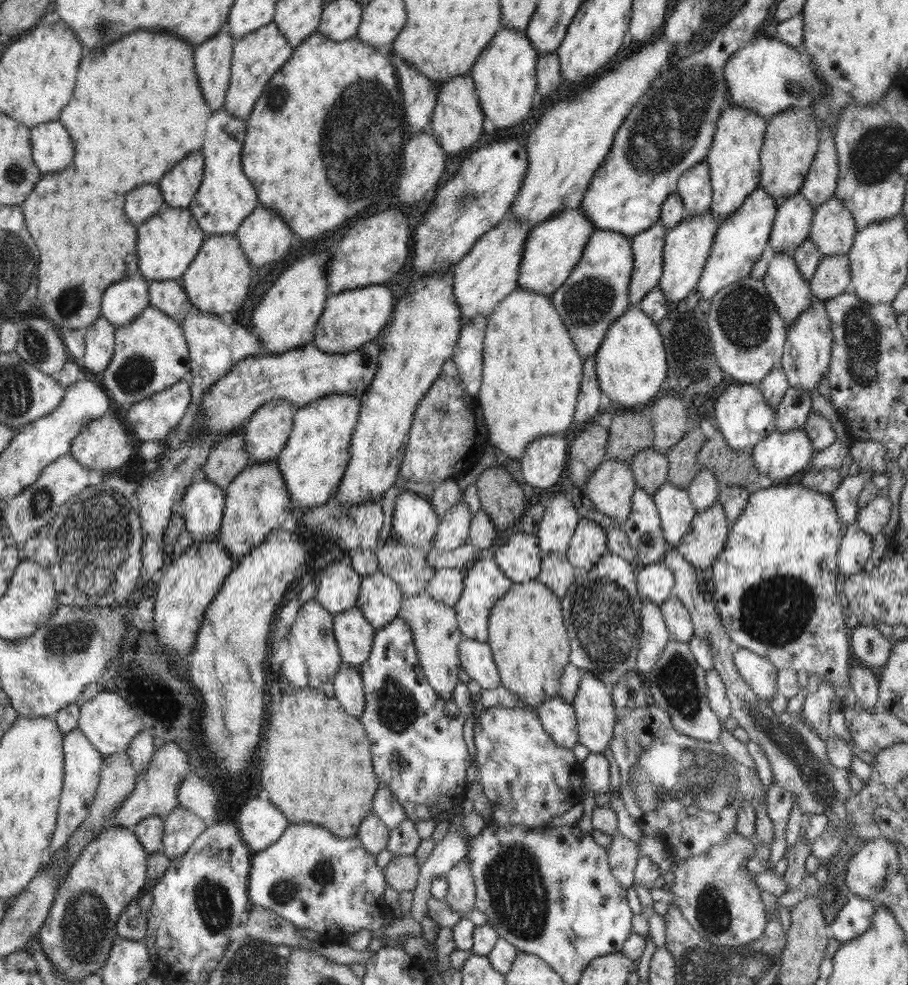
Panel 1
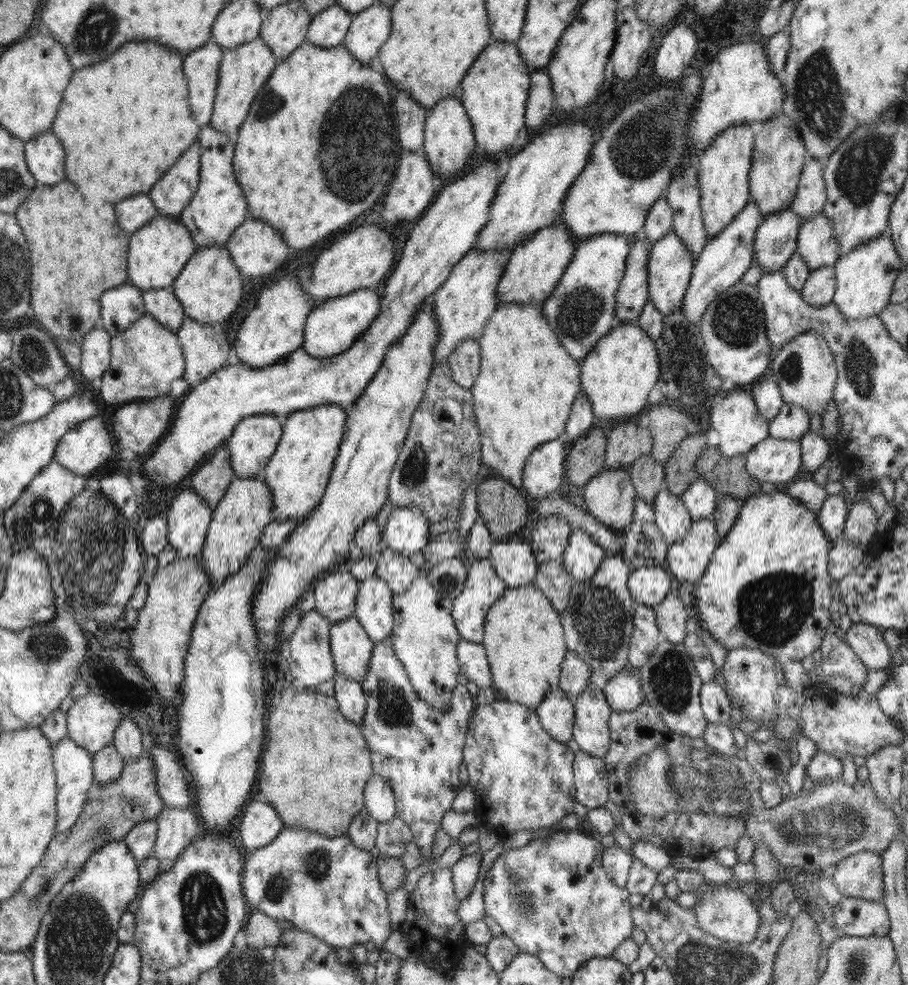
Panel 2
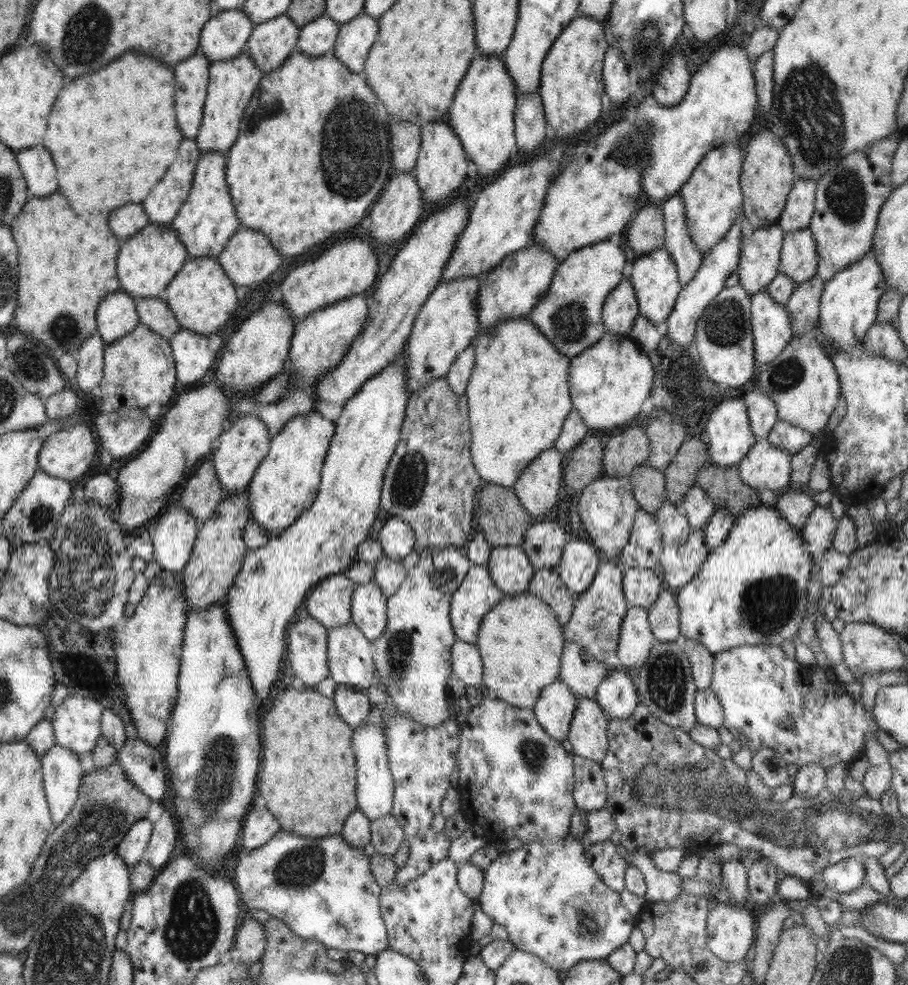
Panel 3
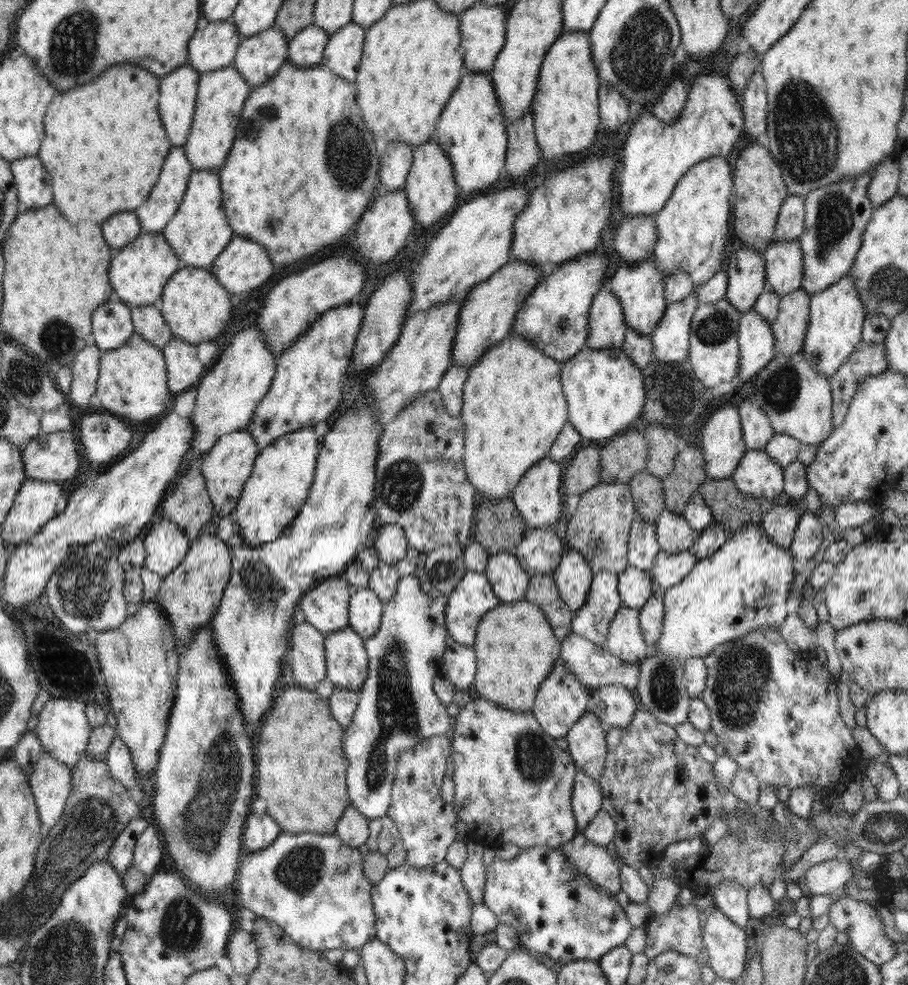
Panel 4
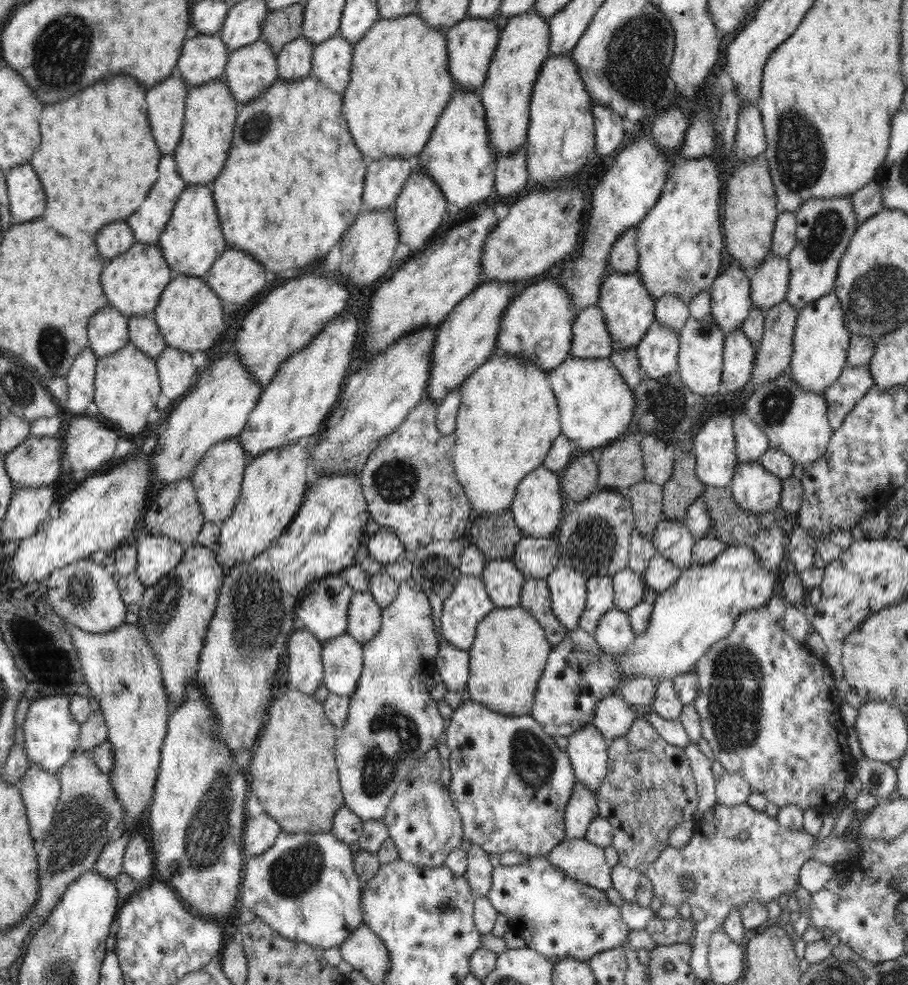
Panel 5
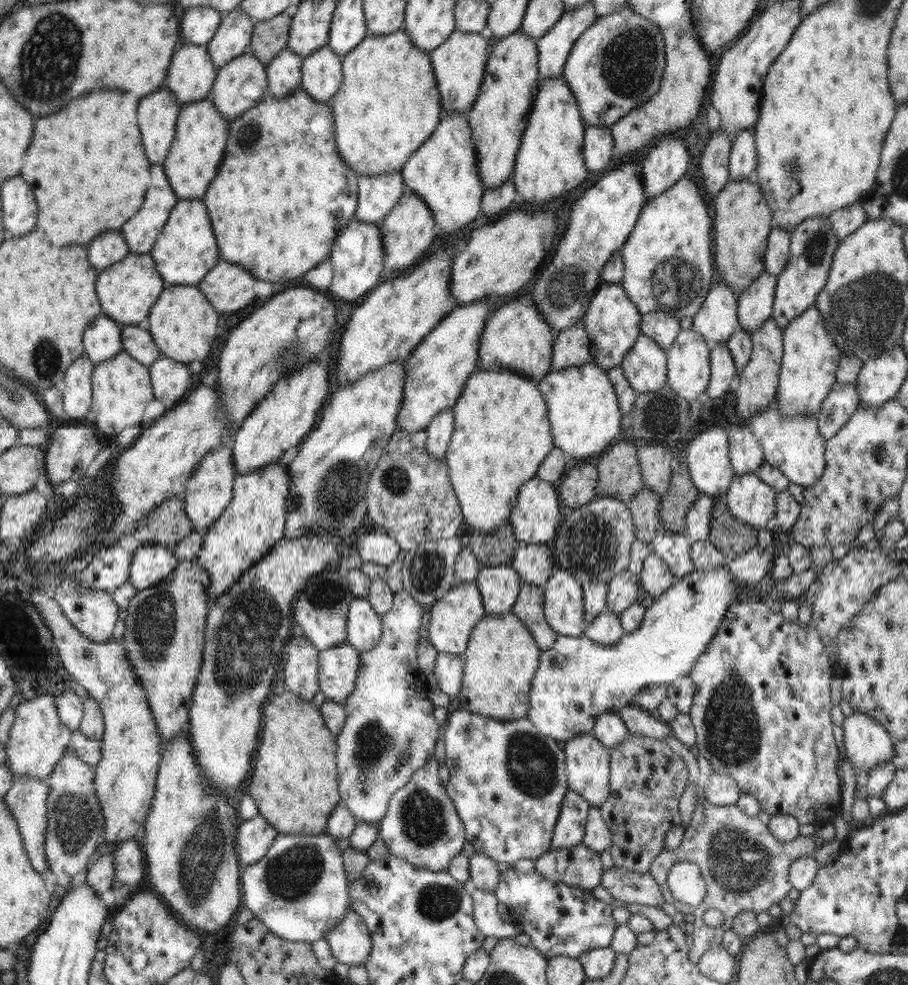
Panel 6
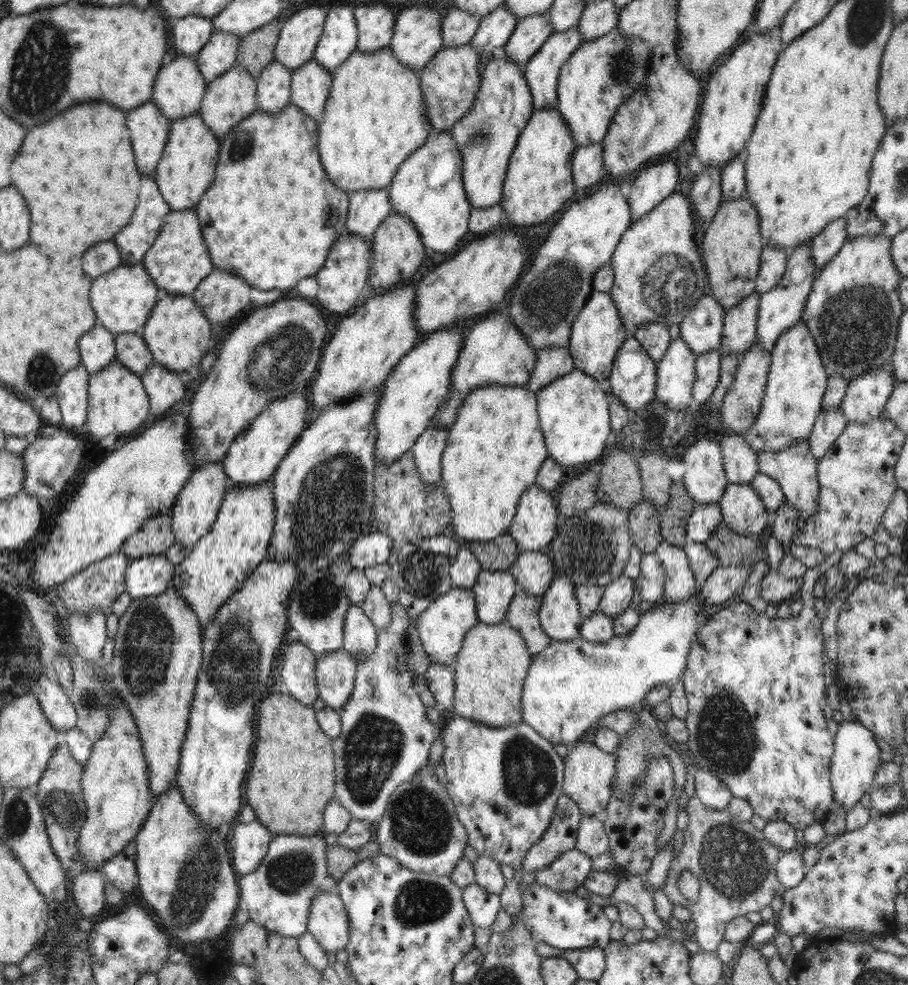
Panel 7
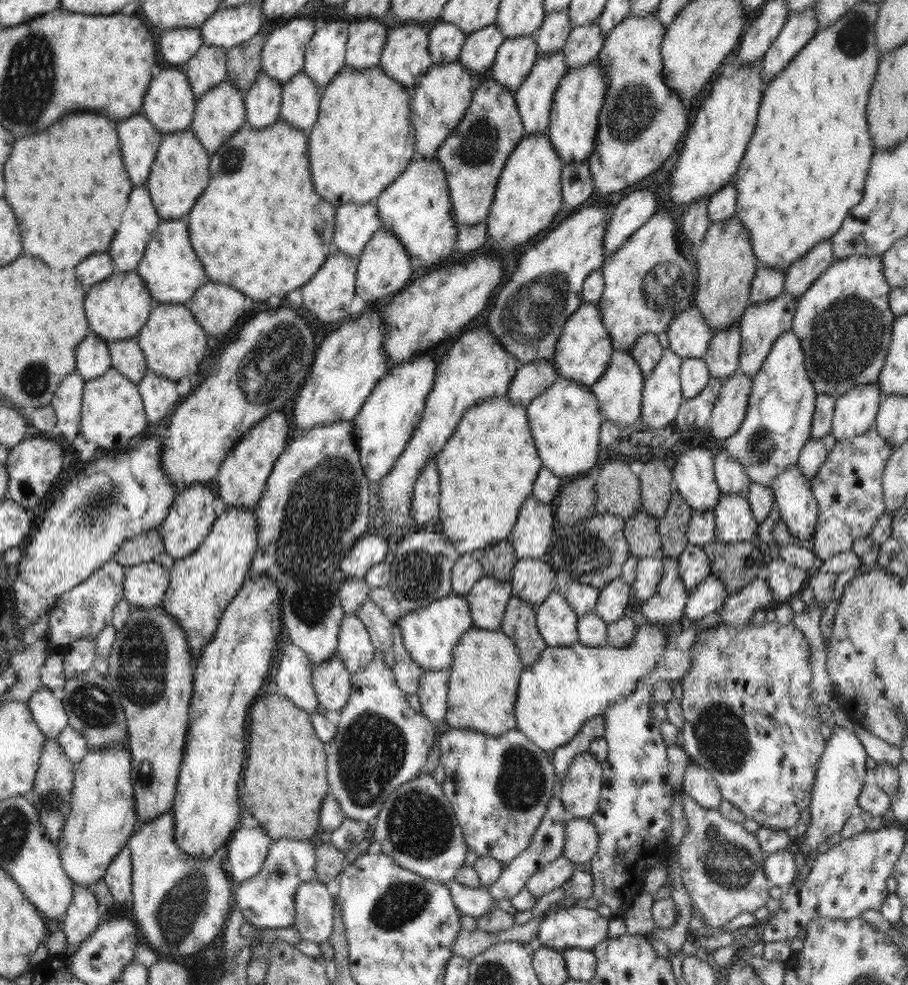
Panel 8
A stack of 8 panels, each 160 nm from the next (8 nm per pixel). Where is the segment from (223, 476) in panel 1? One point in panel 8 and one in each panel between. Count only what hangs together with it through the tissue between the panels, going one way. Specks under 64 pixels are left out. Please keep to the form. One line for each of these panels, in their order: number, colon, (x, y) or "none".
2: (211, 480)
3: (203, 492)
4: (189, 506)
5: (175, 513)
6: (168, 523)
7: (156, 536)
8: (144, 547)

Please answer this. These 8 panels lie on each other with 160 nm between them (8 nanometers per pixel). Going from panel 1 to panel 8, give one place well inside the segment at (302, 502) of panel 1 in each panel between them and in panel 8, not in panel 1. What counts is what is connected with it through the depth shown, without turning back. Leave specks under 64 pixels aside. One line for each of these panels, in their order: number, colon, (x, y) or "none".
2: (297, 474)
3: (286, 482)
4: (282, 475)
5: (274, 484)
6: (255, 519)
7: (214, 569)
8: (202, 584)

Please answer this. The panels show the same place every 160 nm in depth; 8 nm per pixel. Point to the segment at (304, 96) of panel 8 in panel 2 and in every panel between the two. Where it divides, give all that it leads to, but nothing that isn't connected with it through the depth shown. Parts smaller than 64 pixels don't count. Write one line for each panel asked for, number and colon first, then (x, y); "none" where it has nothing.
2: (369, 29)
3: (355, 37)
4: (343, 52)
5: (332, 60)
6: (321, 71)
7: (310, 84)

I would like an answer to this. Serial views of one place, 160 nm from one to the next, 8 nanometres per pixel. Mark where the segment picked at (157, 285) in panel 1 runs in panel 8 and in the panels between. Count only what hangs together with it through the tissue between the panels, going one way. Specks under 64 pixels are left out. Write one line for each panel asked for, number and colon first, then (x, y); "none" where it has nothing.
2: (162, 304)
3: (154, 313)
4: (148, 322)
5: (144, 334)
6: (138, 343)
7: (131, 351)
8: (127, 358)

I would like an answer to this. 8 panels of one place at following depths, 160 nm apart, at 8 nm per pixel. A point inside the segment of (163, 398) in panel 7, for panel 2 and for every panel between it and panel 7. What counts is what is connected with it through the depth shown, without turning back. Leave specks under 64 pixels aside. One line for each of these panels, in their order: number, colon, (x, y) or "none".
2: (205, 351)
3: (192, 357)
4: (185, 370)
5: (177, 375)
6: (171, 380)

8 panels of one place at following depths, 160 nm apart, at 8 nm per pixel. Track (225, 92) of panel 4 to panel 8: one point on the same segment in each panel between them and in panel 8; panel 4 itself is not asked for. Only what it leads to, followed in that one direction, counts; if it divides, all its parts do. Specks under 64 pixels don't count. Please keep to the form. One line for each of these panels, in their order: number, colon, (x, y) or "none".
5: (210, 113)
6: (194, 157)
7: (188, 163)
8: (180, 172)

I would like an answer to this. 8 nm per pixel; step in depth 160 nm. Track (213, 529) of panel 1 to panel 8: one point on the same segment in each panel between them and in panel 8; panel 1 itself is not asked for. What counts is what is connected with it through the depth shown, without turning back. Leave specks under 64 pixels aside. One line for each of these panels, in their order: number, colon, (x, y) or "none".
2: (188, 519)
3: (174, 534)
4: (166, 545)
5: (157, 555)
6: (150, 565)
7: (150, 575)
8: (145, 585)

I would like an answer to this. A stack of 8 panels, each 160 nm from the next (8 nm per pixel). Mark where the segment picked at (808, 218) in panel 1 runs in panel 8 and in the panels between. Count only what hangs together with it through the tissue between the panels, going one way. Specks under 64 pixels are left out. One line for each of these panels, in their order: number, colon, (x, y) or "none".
2: (775, 242)
3: (759, 263)
4: (746, 267)
5: (730, 293)
6: (717, 319)
7: (701, 330)
8: (689, 337)

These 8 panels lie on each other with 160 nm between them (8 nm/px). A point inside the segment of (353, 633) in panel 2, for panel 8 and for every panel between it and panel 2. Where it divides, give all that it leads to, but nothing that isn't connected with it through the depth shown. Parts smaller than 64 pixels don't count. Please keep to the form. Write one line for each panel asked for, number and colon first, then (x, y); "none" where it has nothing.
3: (349, 652)
4: (346, 659)
5: (342, 657)
6: (338, 666)
7: (335, 673)
8: (331, 680)

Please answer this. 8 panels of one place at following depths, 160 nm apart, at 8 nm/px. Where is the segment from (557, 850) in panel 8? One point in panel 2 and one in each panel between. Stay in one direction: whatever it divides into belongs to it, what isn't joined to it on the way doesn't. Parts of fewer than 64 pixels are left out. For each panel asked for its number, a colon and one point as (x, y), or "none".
2: (590, 775)
3: (589, 788)
4: (586, 800)
5: (582, 808)
6: (569, 831)
7: (561, 836)

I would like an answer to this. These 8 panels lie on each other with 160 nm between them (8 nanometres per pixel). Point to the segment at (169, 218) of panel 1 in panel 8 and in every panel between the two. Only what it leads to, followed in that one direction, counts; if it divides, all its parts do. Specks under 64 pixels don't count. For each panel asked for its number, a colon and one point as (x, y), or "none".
2: (157, 252)
3: (146, 262)
4: (138, 273)
5: (132, 282)
6: (127, 290)
7: (122, 299)
8: (117, 308)

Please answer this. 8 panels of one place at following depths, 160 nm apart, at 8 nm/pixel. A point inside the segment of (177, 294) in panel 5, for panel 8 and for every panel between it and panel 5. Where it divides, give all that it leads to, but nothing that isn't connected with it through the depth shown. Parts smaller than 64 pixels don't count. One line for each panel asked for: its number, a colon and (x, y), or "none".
6: (183, 324)
7: (177, 334)
8: (173, 344)

